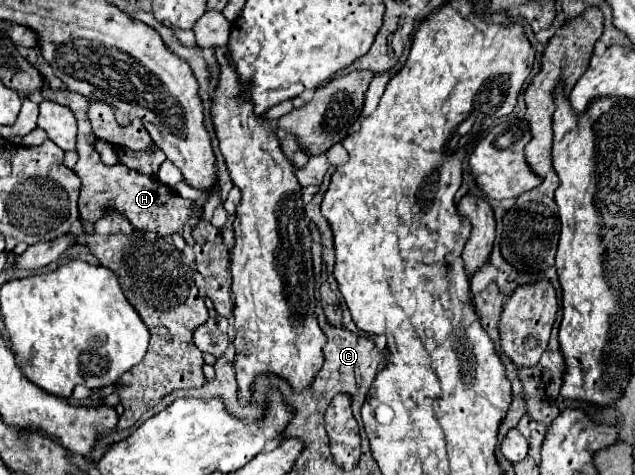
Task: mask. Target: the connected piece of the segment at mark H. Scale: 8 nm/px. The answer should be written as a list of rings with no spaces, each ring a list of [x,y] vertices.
[[[41,89],[41,95],[45,99],[55,101],[55,103],[67,105],[77,117],[77,125],[79,125],[79,135],[77,135],[79,161],[77,161],[73,171],[81,179],[79,213],[81,213],[83,221],[95,223],[103,215],[103,207],[111,205],[107,209],[115,209],[115,211],[123,213],[131,221],[131,225],[135,229],[147,229],[147,231],[153,231],[153,233],[159,233],[159,235],[171,235],[175,231],[181,231],[183,223],[191,215],[199,215],[201,217],[201,207],[195,207],[195,203],[189,201],[189,199],[181,199],[175,191],[171,191],[159,179],[143,177],[141,173],[135,173],[133,169],[127,169],[127,166],[121,163],[113,166],[101,163],[101,159],[99,159],[99,155],[97,155],[95,147],[93,147],[95,135],[91,131],[91,123],[87,121],[87,105],[89,105],[89,101],[83,95],[79,95],[75,91],[51,91],[51,89]]]

